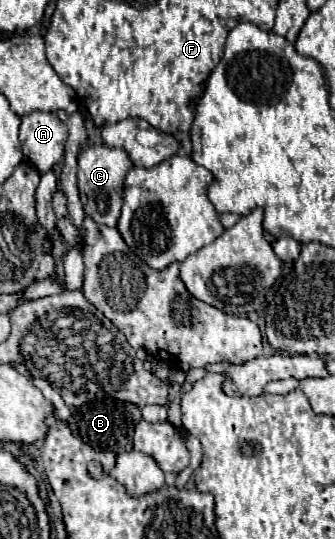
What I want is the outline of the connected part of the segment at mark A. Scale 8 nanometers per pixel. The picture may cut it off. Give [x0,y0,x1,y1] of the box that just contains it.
[18,111,68,173]

